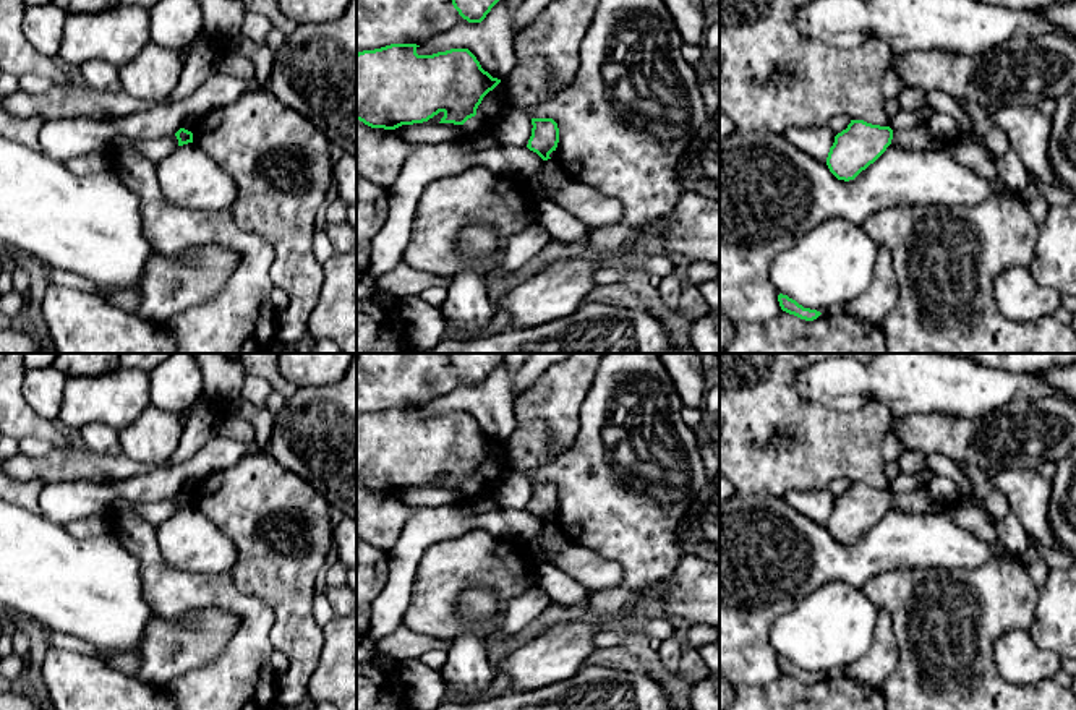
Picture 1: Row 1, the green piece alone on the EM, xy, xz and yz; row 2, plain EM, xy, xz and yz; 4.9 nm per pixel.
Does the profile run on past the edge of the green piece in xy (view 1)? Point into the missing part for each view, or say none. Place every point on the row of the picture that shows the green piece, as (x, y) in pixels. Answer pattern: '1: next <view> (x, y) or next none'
1: next none

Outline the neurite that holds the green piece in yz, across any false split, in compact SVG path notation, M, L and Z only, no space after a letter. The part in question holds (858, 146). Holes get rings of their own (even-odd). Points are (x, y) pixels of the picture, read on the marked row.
M851 120L848 128L835 136L826 165L838 180L854 180L886 151L891 139L890 126Z

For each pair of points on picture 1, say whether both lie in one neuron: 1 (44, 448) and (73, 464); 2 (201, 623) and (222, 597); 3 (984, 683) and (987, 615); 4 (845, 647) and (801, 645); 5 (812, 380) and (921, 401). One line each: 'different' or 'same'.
1: different
2: different
3: same
4: same
5: same

